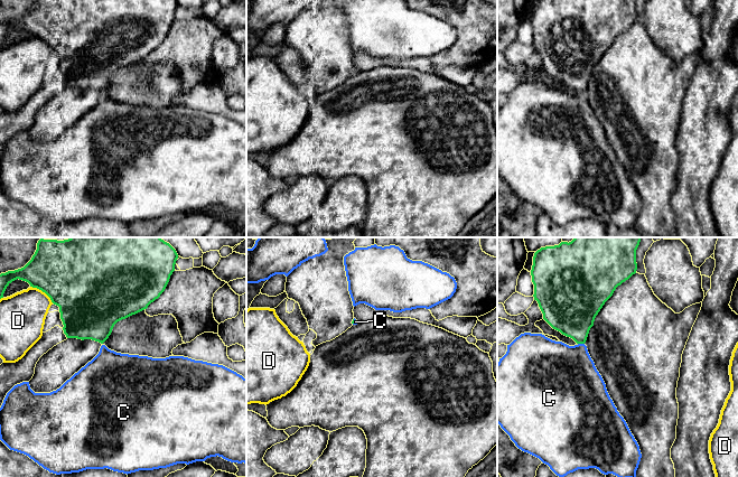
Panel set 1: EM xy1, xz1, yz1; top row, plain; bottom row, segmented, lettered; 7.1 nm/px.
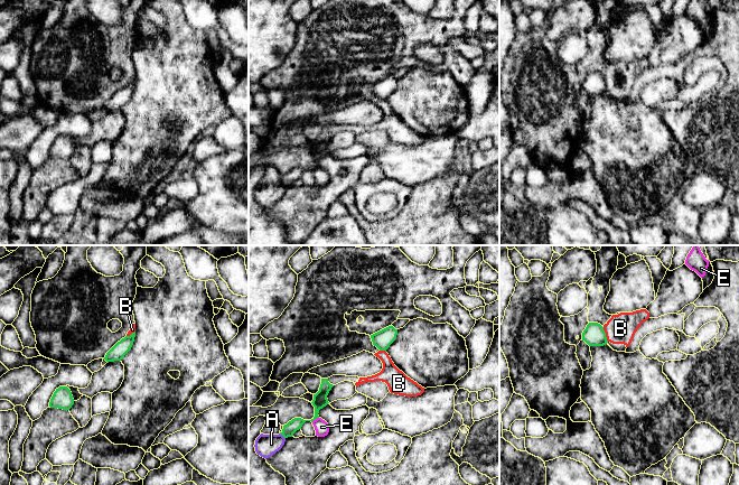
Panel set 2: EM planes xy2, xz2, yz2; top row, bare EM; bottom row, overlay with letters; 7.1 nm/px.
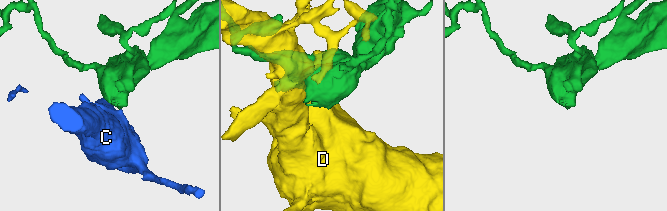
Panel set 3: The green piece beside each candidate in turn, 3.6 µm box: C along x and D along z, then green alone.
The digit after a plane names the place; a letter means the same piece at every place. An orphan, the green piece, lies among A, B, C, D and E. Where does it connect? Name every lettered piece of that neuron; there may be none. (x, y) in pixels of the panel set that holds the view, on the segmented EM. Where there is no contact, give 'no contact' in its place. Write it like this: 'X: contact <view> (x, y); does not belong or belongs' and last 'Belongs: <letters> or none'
A: contact xz2 (282, 435); does not belong
B: contact yz2 (605, 334); does not belong
C: contact yz1 (581, 343); does not belong
D: contact xy1 (43, 291); does not belong
E: contact xz2 (315, 419); does not belong
Belongs: none

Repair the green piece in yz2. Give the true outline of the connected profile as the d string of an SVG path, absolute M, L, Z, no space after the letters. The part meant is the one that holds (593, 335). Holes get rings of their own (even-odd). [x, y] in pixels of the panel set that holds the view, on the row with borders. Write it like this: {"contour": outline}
{"contour": "M589 323L582 333L582 341L589 346L604 346L608 343L604 327L598 323Z"}

